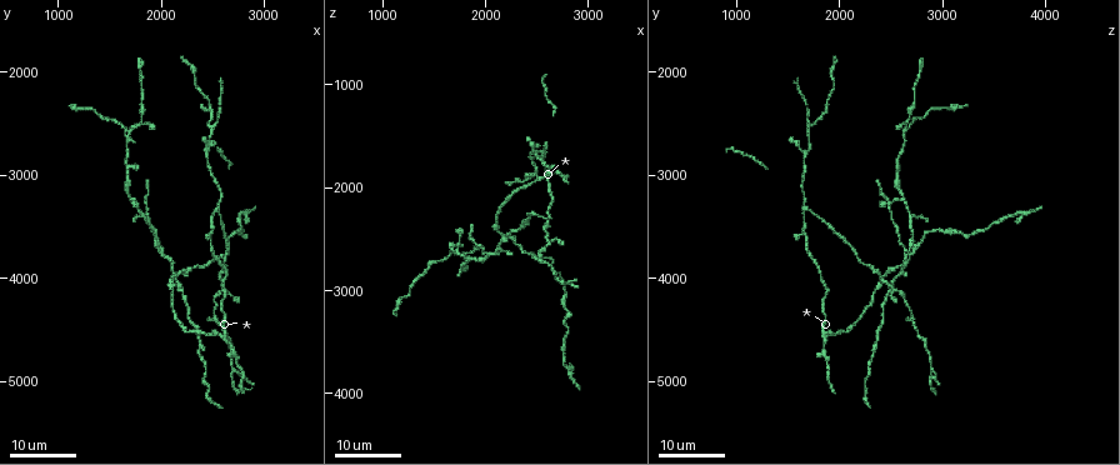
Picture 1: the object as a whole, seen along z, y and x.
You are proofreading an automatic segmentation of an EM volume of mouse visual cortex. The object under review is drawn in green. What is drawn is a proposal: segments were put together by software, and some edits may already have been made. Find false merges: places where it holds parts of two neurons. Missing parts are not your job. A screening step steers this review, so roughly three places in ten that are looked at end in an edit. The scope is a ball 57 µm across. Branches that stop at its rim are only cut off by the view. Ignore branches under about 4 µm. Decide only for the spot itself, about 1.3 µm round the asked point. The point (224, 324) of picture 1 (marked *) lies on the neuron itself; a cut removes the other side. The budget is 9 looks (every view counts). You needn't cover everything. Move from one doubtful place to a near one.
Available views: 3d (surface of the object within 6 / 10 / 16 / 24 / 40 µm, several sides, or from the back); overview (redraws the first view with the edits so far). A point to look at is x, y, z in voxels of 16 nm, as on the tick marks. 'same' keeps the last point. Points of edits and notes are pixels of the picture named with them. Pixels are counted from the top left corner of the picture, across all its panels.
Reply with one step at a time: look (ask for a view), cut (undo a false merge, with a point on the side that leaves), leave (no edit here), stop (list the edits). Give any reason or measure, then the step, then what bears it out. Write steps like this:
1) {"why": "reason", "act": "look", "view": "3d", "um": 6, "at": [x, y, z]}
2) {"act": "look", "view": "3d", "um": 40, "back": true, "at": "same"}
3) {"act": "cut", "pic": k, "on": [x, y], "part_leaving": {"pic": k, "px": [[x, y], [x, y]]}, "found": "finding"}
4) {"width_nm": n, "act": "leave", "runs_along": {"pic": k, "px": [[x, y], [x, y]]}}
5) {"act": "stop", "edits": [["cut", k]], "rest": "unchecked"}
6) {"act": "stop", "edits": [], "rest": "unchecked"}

{"why": "side arm on a straight run", "act": "look", "view": "3d", "um": 16, "at": [2580, 4540, 1900]}

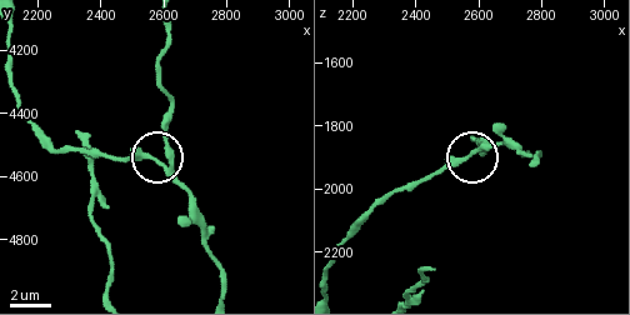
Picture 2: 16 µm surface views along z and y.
{"act": "look", "view": "3d", "um": 10, "at": [2590, 4560, 1880]}

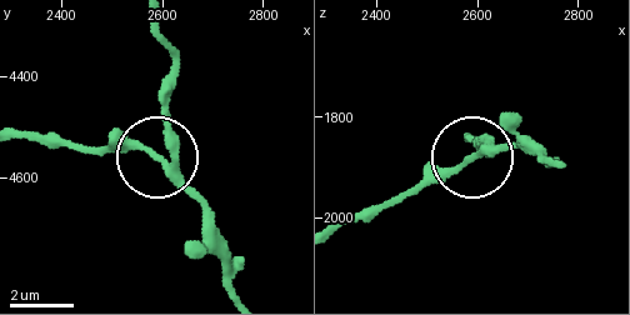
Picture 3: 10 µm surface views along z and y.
{"width_nm": 200, "act": "leave", "found": "all the same neuron"}

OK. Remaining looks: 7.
{"why": "branch point", "act": "look", "view": "3d", "um": 24, "at": [2580, 3320, 1700]}

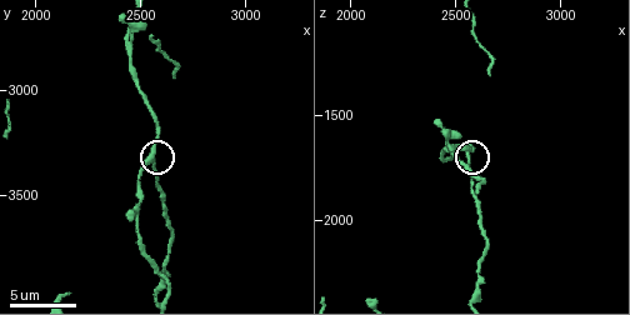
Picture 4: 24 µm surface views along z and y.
{"act": "look", "view": "3d", "um": 10, "at": [2560, 3330, 1680]}

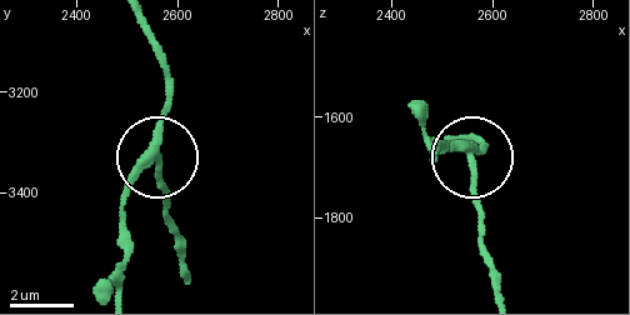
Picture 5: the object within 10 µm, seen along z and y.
{"act": "leave", "runs_along": {"pic": 5, "px": [[119, 290], [126, 194], [156, 153], [168, 75]]}, "found": "all the same neuron"}

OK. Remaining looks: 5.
{"why": "branch point", "act": "look", "view": "3d", "um": 16, "at": [2520, 2540, 1720]}

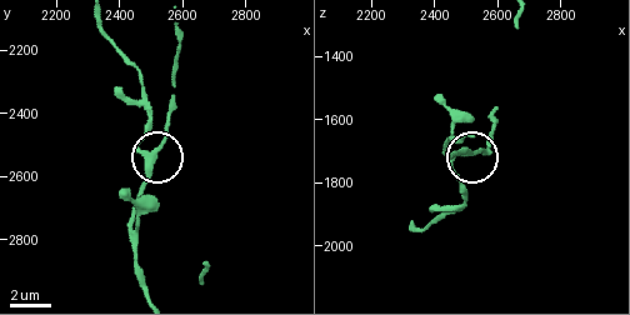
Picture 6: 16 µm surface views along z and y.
{"act": "look", "view": "3d", "um": 6, "at": "same"}

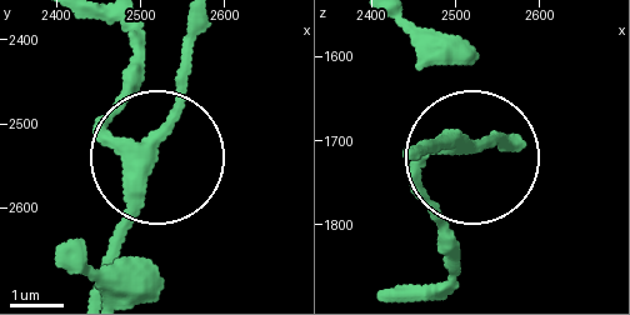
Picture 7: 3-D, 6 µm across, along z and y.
{"arms": 3, "act": "leave", "found": "one neuron here"}

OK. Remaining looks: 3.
{"why": "calibre changes", "act": "look", "view": "3d", "um": 24, "at": [2140, 4320, 2240]}

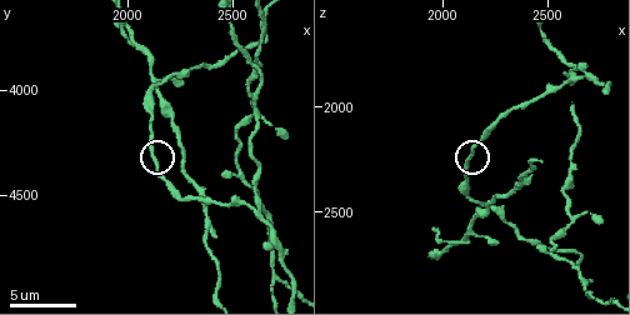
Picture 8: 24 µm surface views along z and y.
{"act": "look", "view": "3d", "um": 10, "at": [2130, 4310, 2260]}

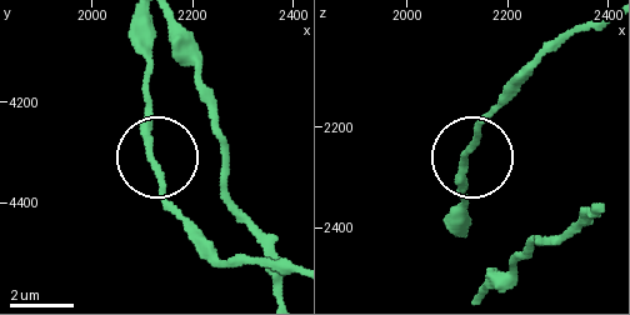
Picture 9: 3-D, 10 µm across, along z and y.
{"act": "leave", "runs_along": {"pic": 9, "px": [[586, 21], [538, 56], [479, 131], [465, 164], [465, 199]]}, "found": "one neuron here"}

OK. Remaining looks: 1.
{"act": "stop", "edits": [], "rest": "unchecked"}

